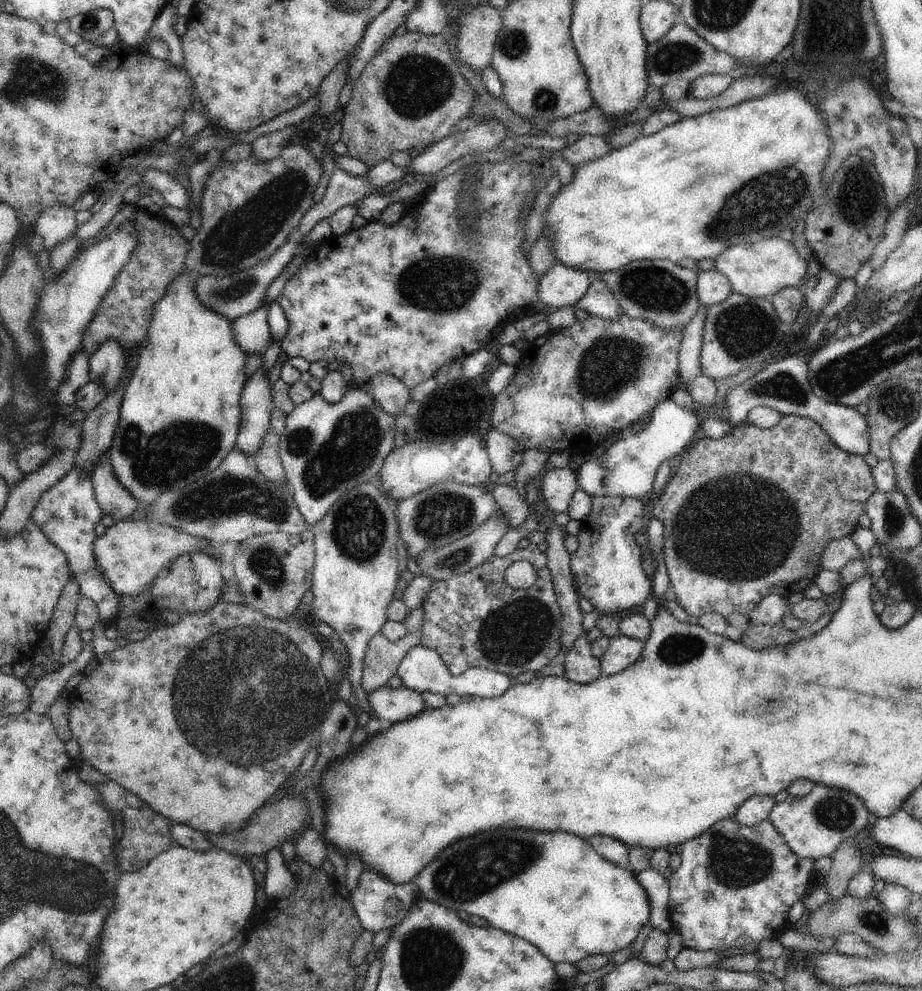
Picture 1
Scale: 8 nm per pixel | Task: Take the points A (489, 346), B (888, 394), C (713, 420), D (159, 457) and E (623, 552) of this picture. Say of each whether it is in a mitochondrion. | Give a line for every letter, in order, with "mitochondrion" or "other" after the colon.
A: other
B: mitochondrion
C: other
D: mitochondrion
E: other

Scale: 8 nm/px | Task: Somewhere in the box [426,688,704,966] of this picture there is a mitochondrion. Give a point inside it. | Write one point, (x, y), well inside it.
(474, 869)

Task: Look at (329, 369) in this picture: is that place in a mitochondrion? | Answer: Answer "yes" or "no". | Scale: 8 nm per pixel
no

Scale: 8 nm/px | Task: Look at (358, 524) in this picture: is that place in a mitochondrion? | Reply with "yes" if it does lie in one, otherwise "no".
yes

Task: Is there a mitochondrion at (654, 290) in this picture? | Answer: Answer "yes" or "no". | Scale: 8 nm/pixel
yes

